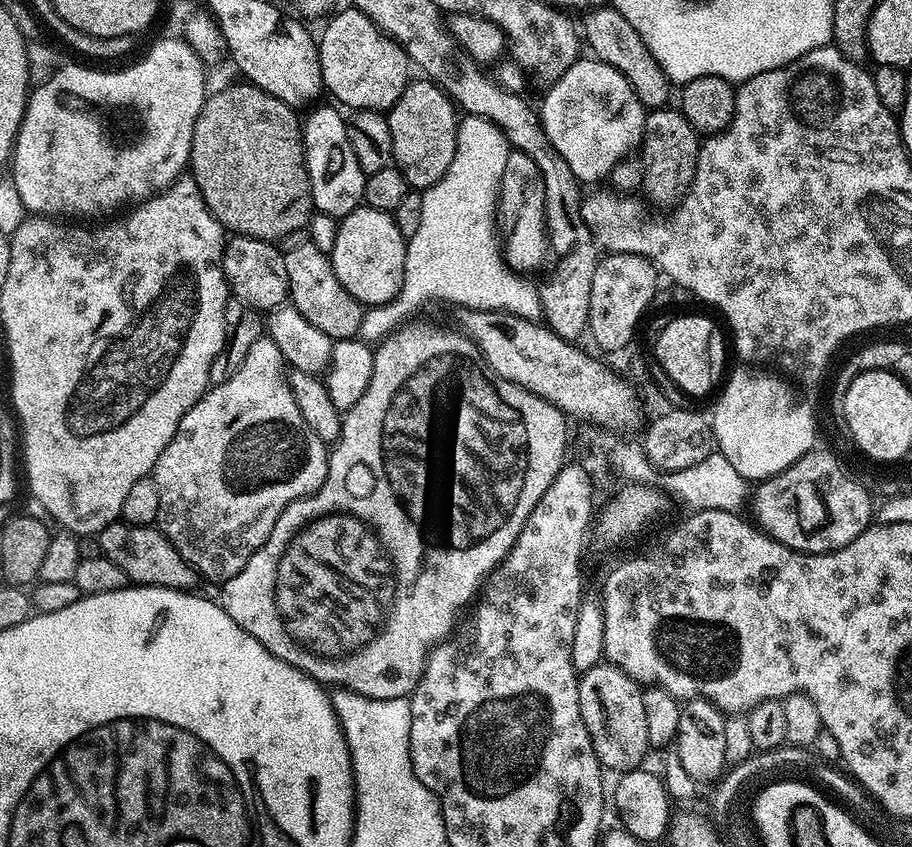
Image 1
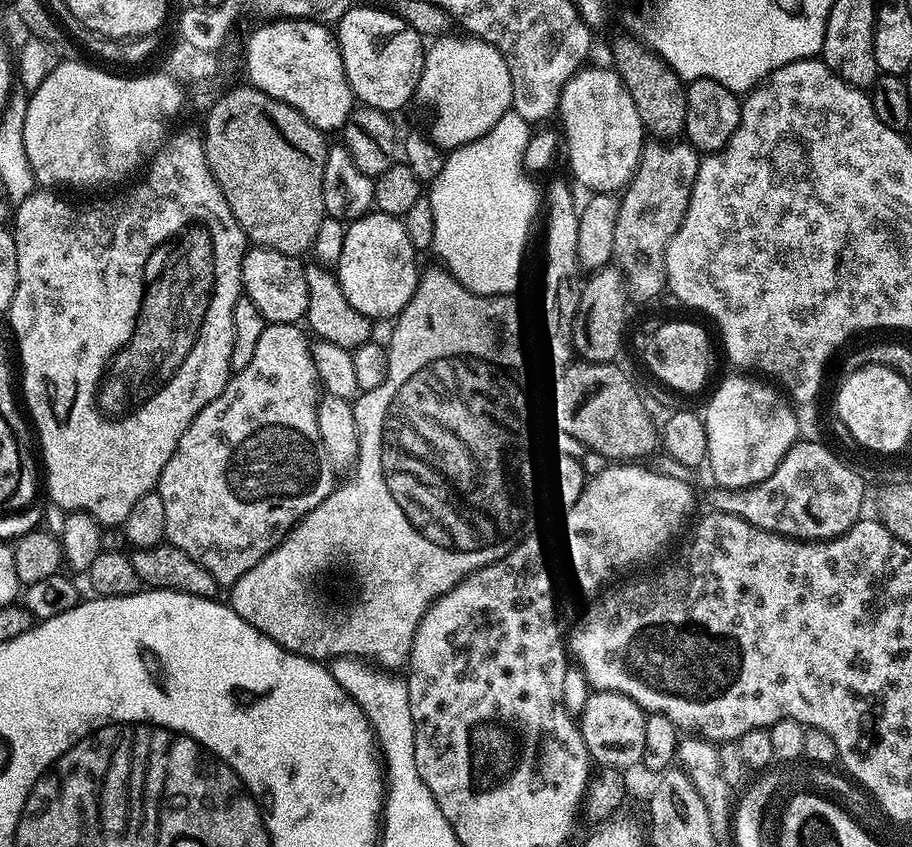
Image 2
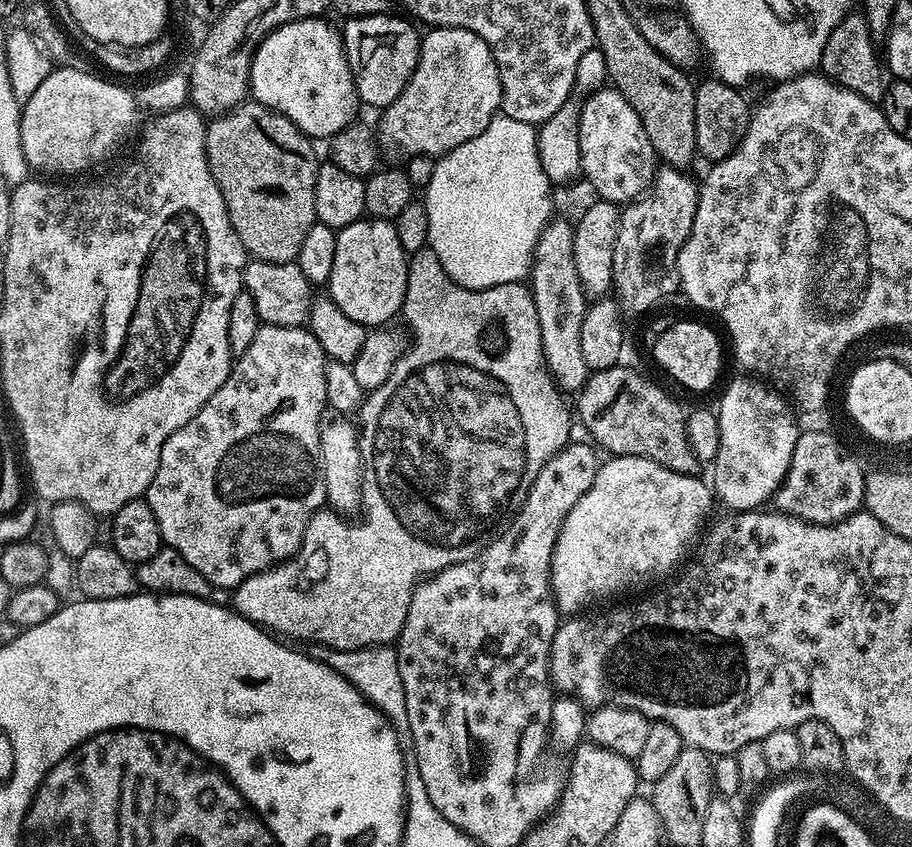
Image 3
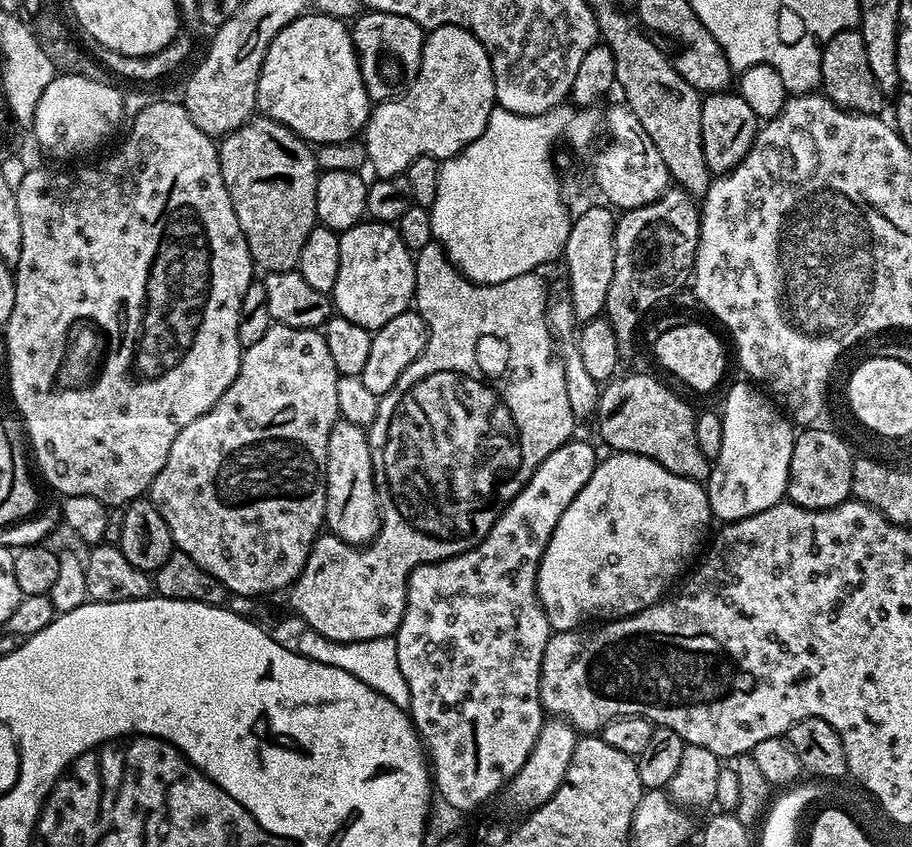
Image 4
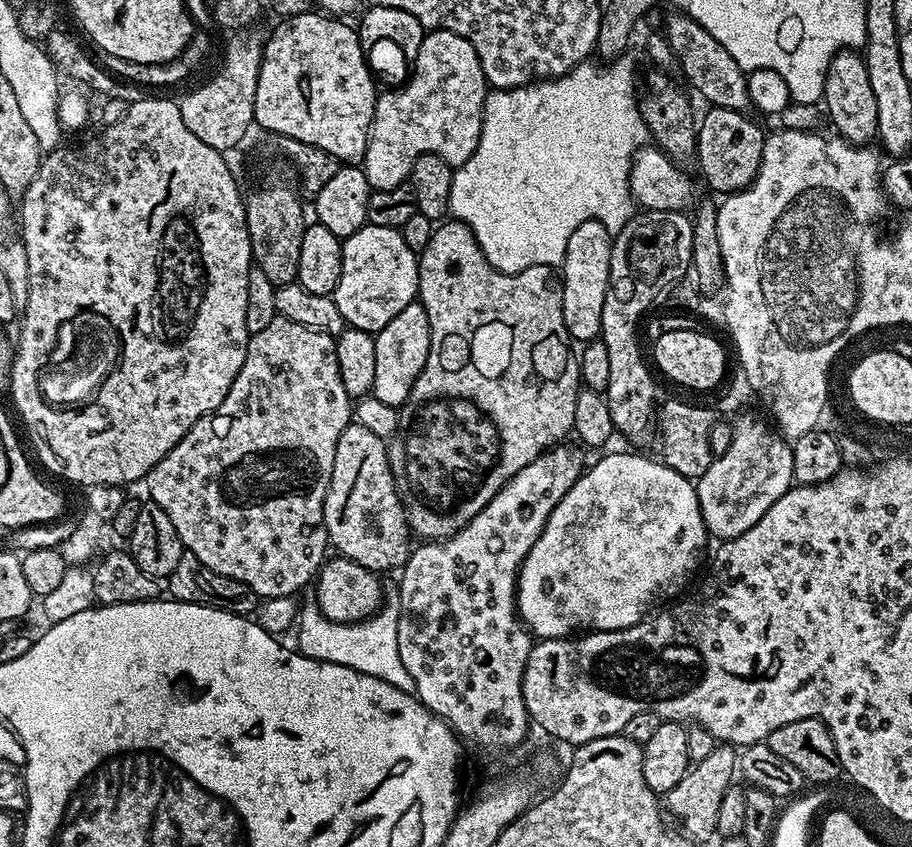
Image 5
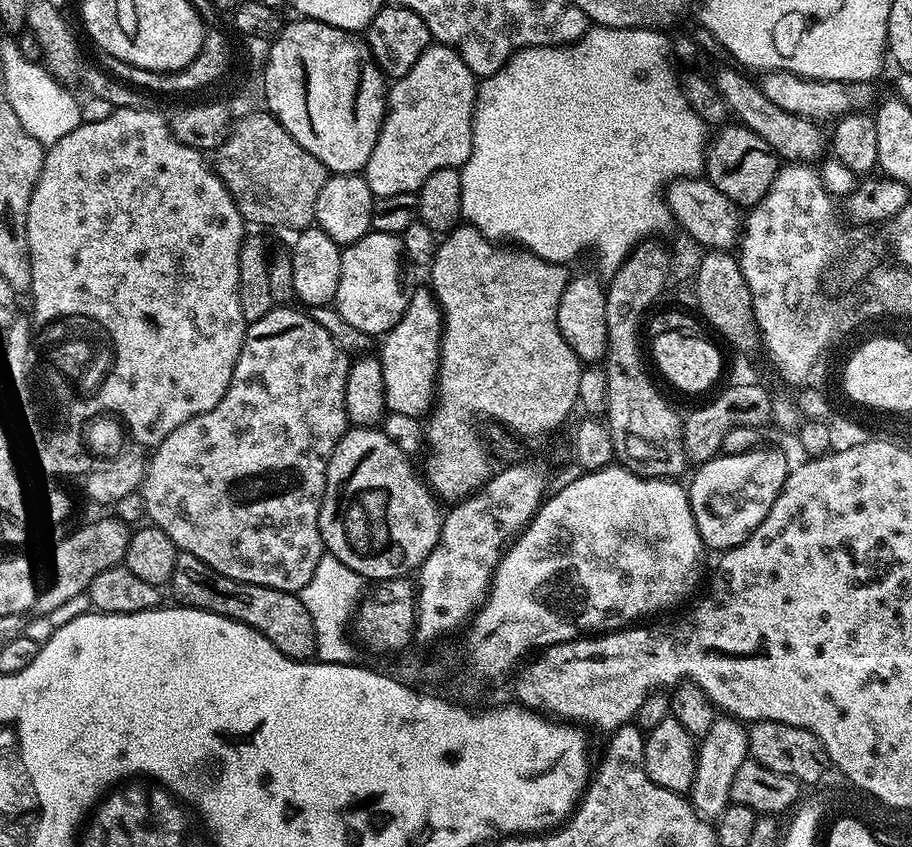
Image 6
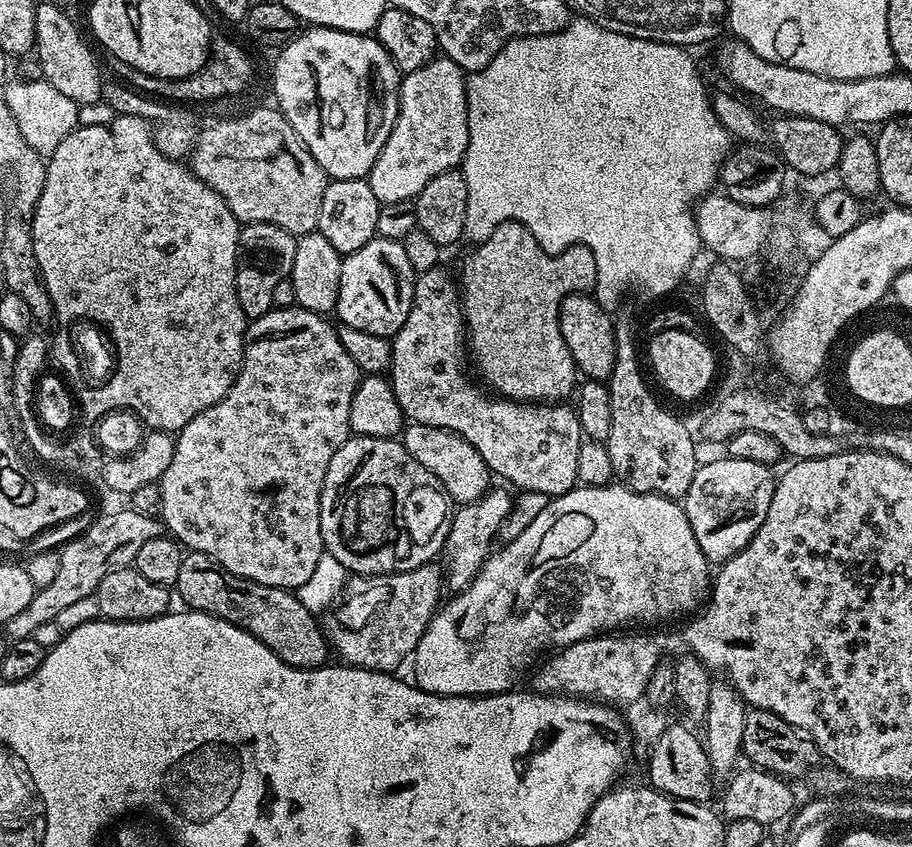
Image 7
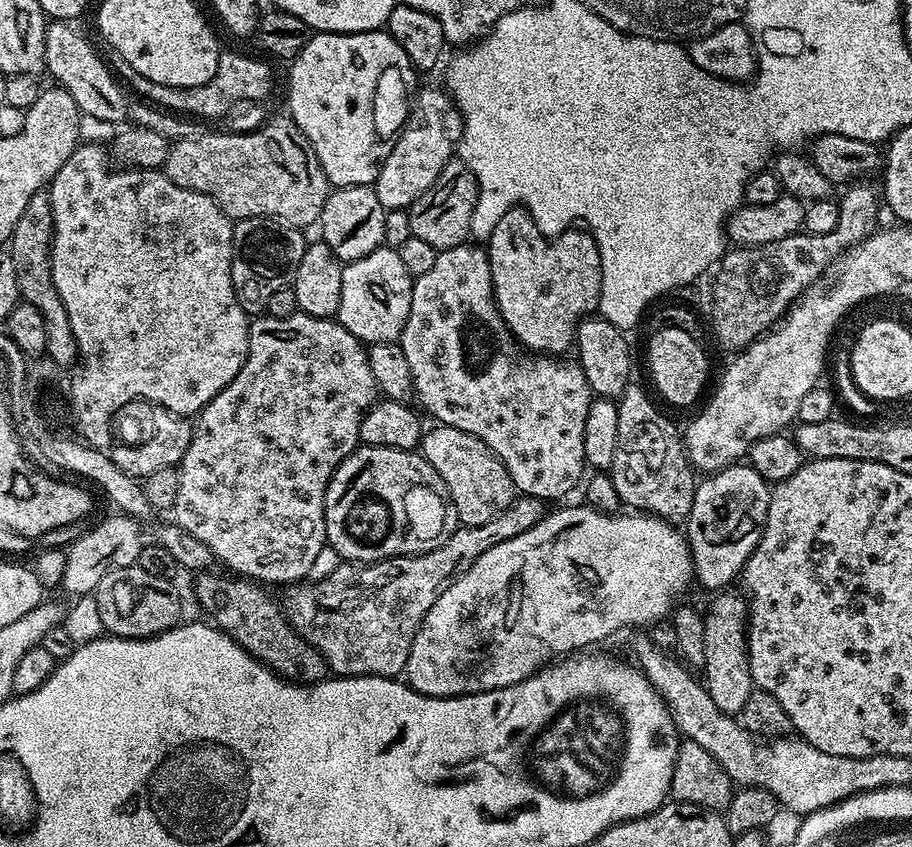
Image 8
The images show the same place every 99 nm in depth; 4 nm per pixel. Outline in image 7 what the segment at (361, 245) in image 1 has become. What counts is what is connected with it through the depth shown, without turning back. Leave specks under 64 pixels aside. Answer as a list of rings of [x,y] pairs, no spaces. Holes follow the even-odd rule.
[[[377,238],[366,242],[362,250],[347,253],[341,262],[341,282],[334,309],[335,315],[340,315],[339,323],[348,324],[366,334],[395,337],[412,309],[417,275],[399,240]]]

